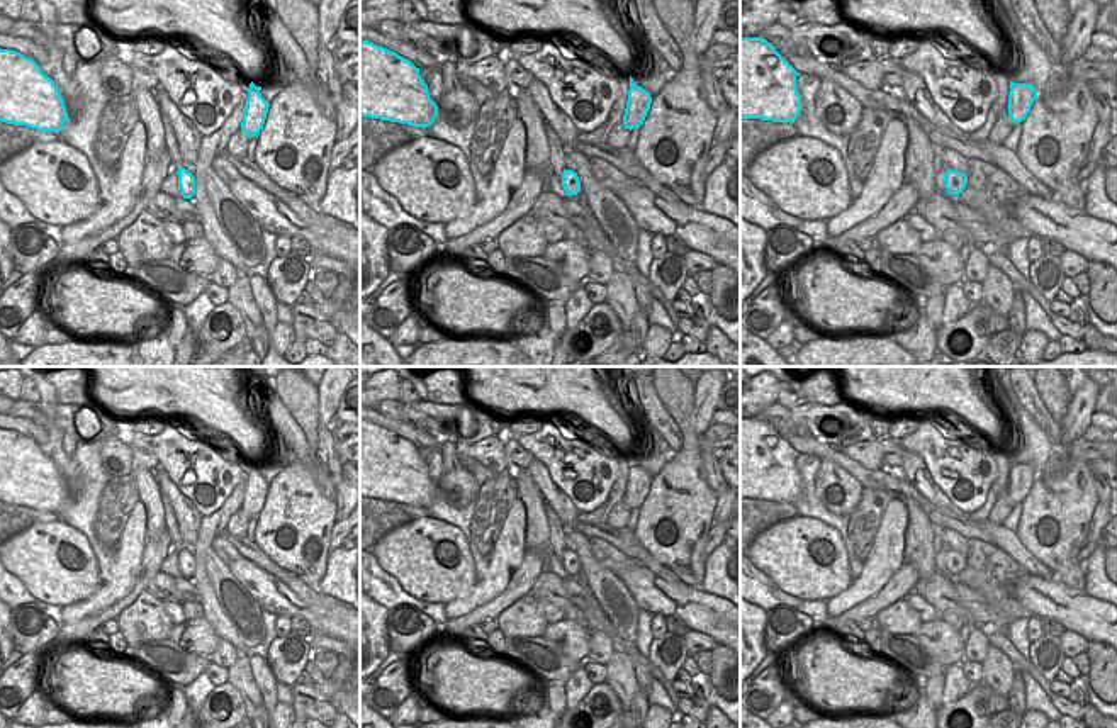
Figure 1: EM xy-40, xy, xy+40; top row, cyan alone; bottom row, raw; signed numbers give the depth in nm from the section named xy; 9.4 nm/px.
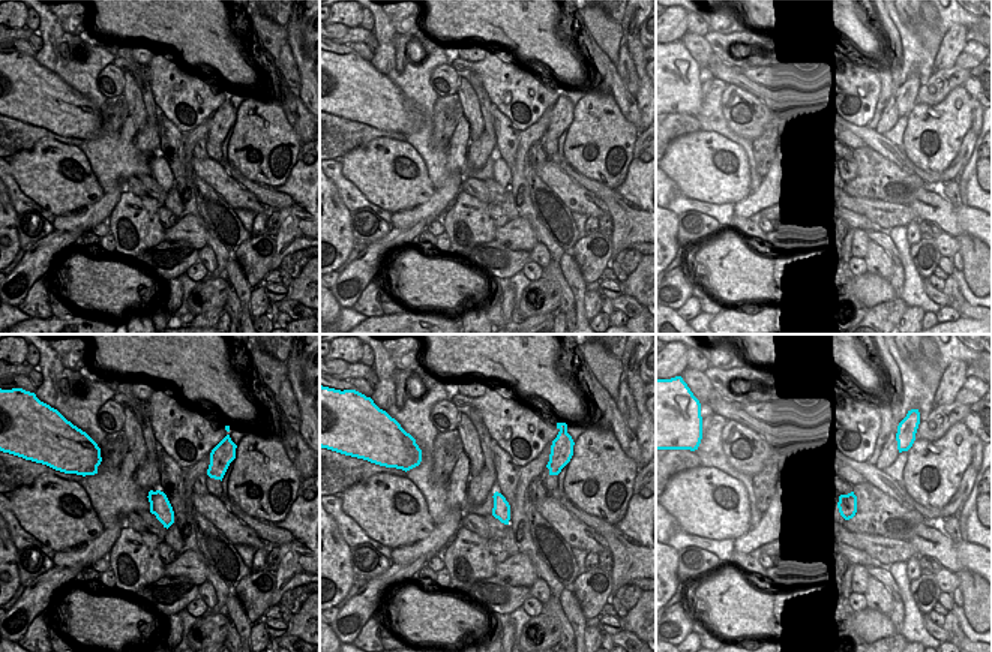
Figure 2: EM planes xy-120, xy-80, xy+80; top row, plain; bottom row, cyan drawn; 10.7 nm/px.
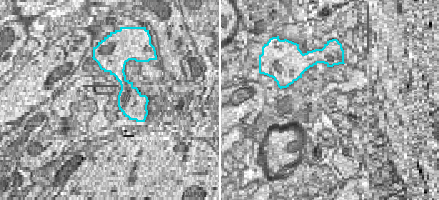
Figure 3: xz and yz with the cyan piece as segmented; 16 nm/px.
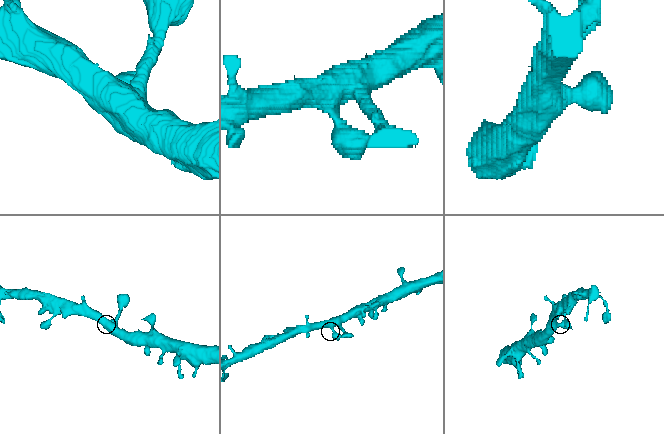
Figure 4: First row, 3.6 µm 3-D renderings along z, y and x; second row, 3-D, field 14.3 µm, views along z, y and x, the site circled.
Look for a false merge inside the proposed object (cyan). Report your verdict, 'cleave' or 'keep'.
keep

